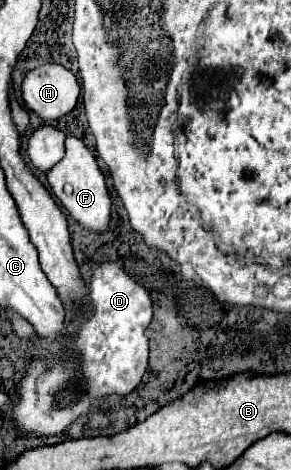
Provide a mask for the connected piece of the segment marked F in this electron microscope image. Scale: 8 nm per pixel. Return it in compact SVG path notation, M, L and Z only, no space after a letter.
M66 137L66 155L64 159L54 165L54 169L48 173L48 183L52 195L62 203L62 207L70 213L70 217L80 223L80 227L92 231L94 235L102 235L110 227L110 211L112 211L112 199L106 187L106 179L96 165L96 159L92 151L84 145L84 141L76 137Z

